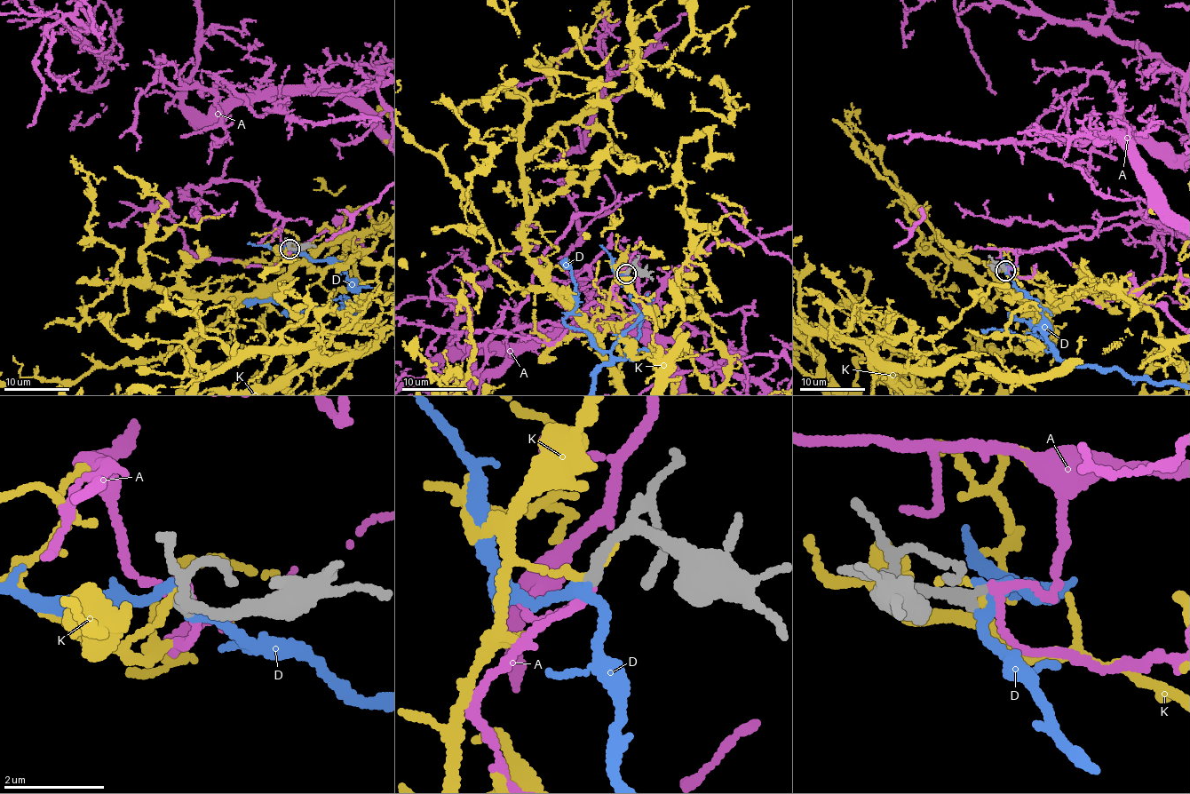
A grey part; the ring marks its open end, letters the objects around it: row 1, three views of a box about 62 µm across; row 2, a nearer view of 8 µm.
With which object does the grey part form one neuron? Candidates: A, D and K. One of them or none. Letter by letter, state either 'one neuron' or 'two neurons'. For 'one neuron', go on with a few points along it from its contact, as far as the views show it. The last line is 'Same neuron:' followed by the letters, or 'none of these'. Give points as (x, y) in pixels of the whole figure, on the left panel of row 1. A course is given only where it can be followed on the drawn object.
A: two neurons
D: two neurons
K: two neurons
Same neuron: none of these

